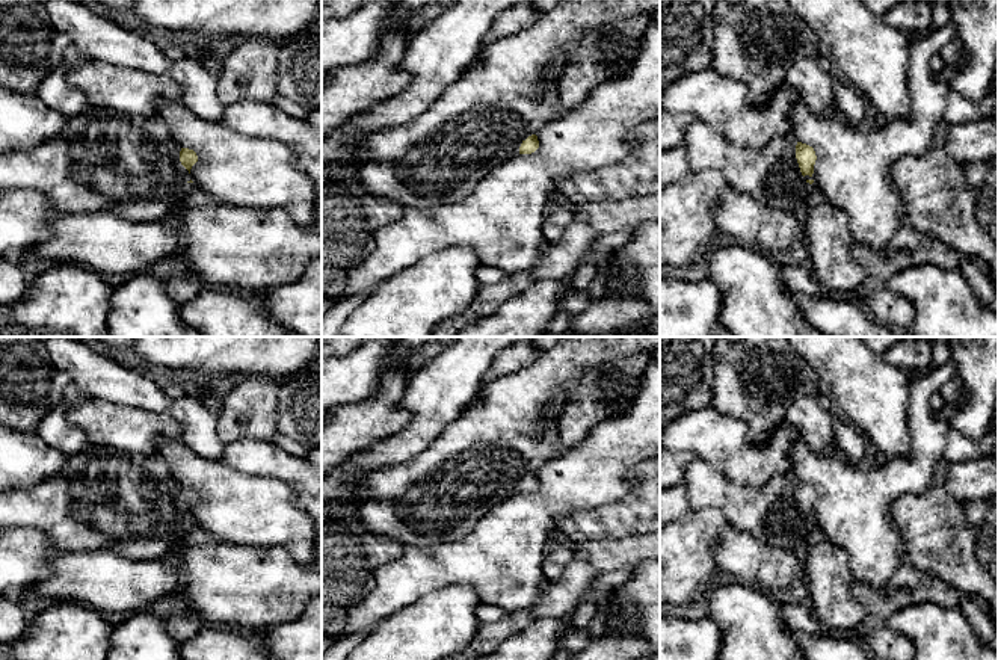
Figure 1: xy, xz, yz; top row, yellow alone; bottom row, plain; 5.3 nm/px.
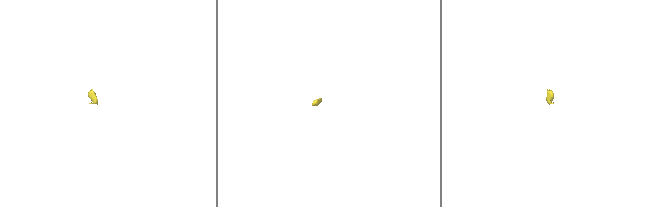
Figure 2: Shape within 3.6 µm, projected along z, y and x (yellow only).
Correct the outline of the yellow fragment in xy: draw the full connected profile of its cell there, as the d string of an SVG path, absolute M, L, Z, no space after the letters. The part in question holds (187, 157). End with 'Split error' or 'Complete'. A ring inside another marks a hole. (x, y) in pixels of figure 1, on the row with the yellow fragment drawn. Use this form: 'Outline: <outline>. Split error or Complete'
Outline: M91 107L68 118L65 127L41 145L2 153L0 190L36 190L57 213L110 210L133 222L162 222L181 214L187 208L184 199L198 190L190 178L196 162L196 153L181 148L165 121Z. Split error

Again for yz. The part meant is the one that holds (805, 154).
Outline: M696 119L687 125L682 142L690 172L717 171L728 187L767 207L802 217L809 211L808 196L817 190L812 180L817 156L791 131L761 148L741 148Z. Split error

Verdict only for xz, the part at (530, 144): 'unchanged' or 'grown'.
grown

